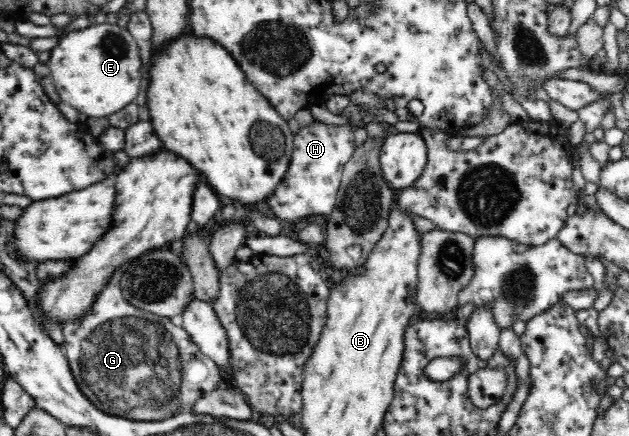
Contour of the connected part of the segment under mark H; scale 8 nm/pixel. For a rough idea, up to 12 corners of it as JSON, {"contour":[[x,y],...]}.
{"contour":[[313,122],[262,200],[298,223],[335,208],[356,152],[352,126]]}

